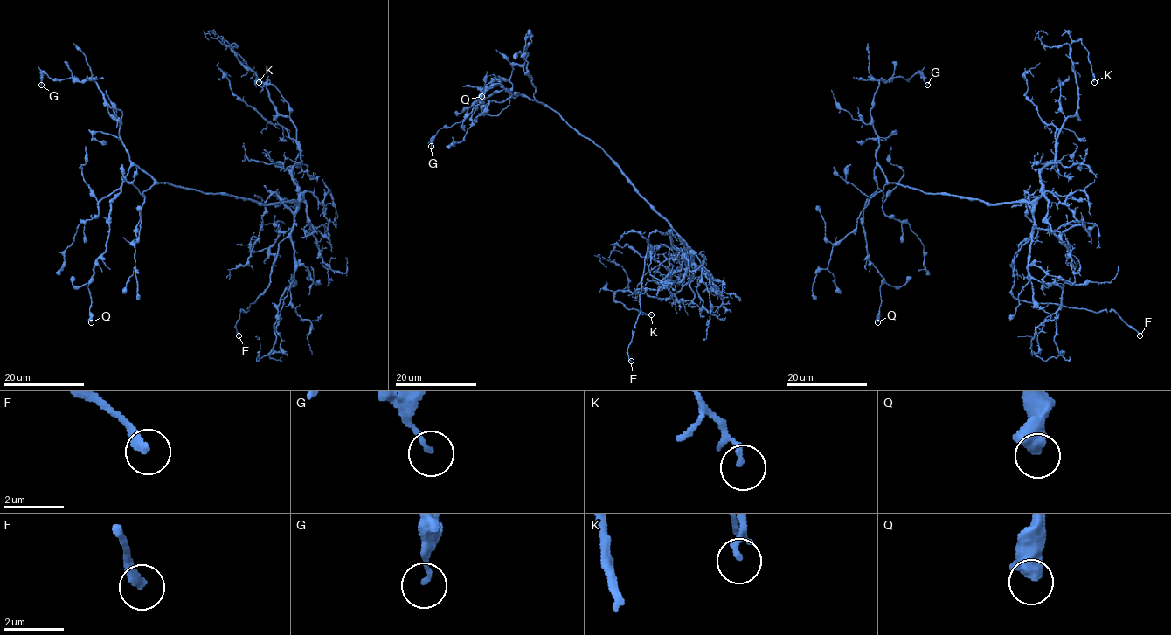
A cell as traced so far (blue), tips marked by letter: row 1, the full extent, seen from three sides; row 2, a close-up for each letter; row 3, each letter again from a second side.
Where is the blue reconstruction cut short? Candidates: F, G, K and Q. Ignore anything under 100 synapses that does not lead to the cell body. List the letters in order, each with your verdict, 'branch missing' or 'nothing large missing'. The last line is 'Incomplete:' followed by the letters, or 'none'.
F: branch missing
G: nothing large missing
K: nothing large missing
Q: nothing large missing
Incomplete: F

